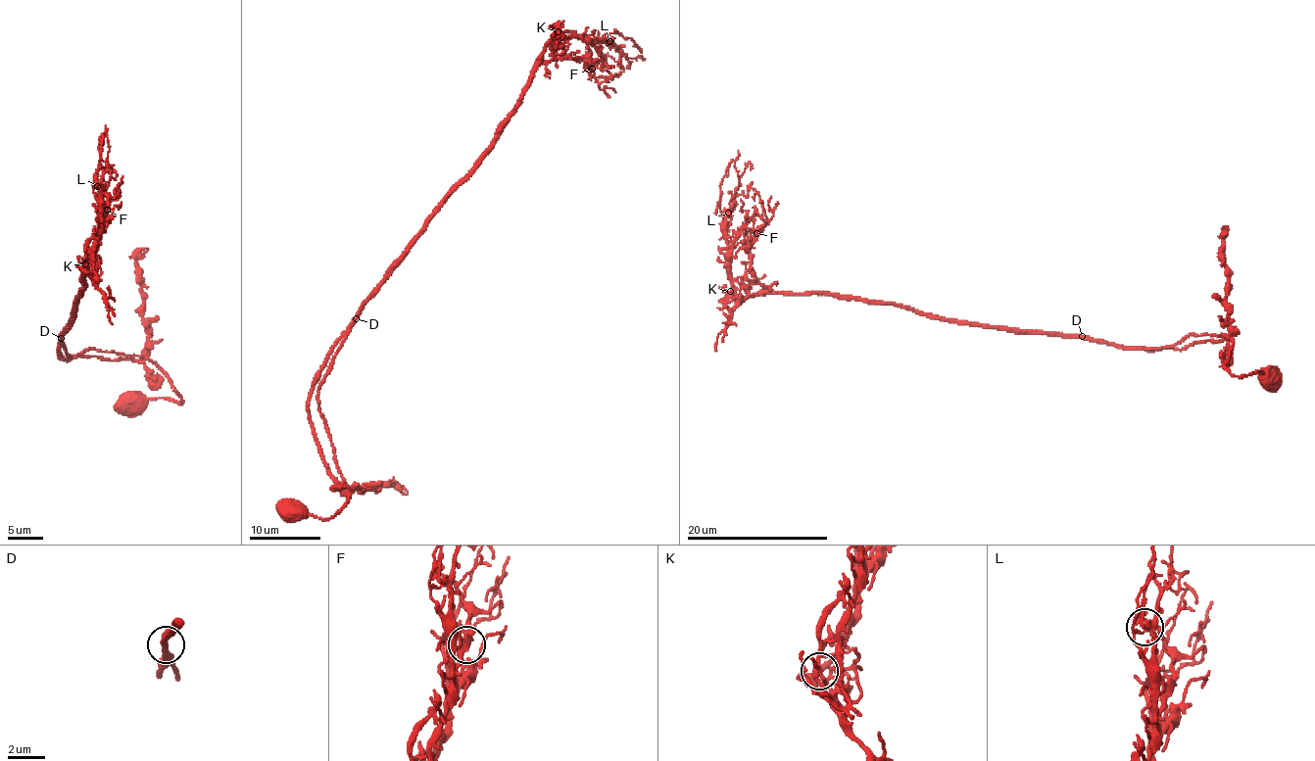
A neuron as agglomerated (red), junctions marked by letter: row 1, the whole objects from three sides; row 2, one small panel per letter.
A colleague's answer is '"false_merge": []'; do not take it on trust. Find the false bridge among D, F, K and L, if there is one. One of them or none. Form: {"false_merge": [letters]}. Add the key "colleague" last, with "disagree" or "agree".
{"false_merge": [], "colleague": "agree"}

